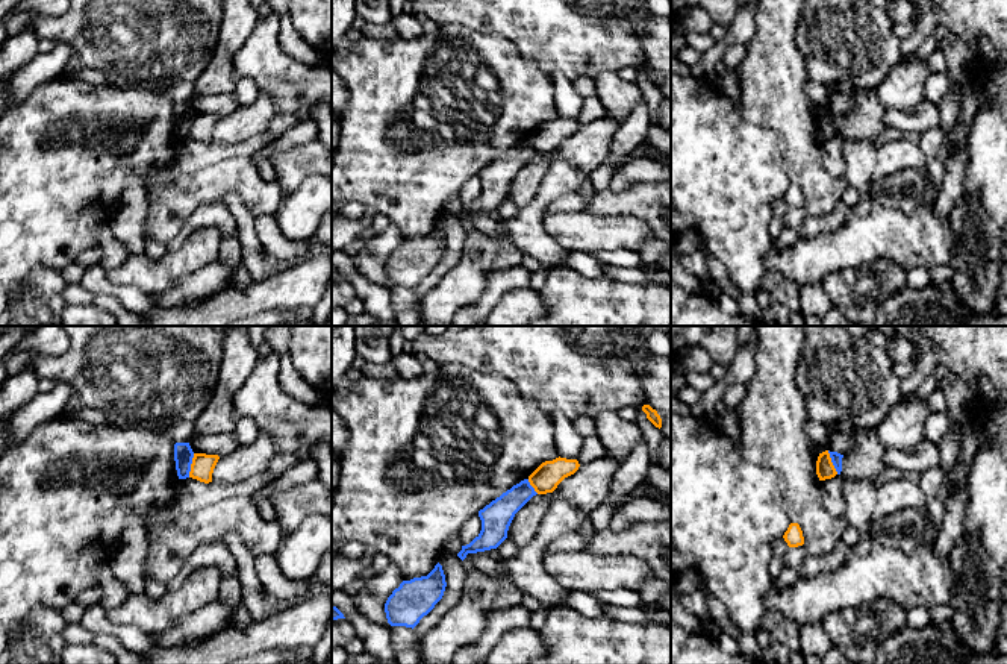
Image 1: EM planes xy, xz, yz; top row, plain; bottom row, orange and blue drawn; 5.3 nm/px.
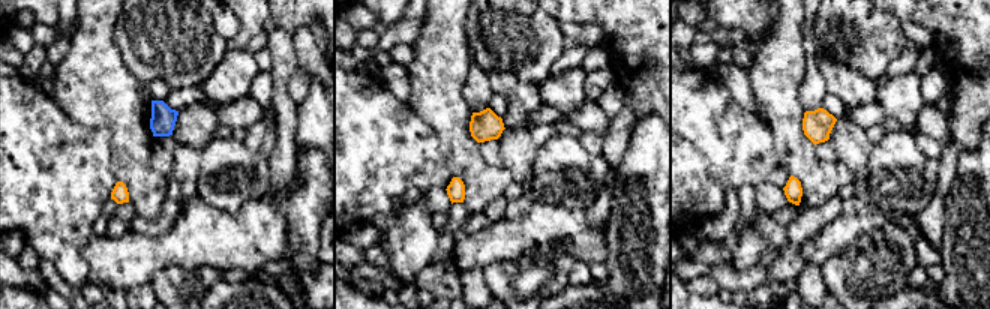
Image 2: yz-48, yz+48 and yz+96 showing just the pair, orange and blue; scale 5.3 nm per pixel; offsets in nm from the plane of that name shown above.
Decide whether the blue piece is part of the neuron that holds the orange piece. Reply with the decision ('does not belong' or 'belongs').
does not belong

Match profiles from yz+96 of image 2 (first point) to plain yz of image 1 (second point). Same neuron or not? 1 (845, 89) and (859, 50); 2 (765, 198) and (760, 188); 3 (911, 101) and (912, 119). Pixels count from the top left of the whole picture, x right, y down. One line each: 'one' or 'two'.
1: two
2: two
3: two

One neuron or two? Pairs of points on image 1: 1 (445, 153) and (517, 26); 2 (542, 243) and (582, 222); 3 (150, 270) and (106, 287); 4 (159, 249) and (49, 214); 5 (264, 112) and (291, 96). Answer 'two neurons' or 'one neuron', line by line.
1: two neurons
2: two neurons
3: two neurons
4: two neurons
5: two neurons

